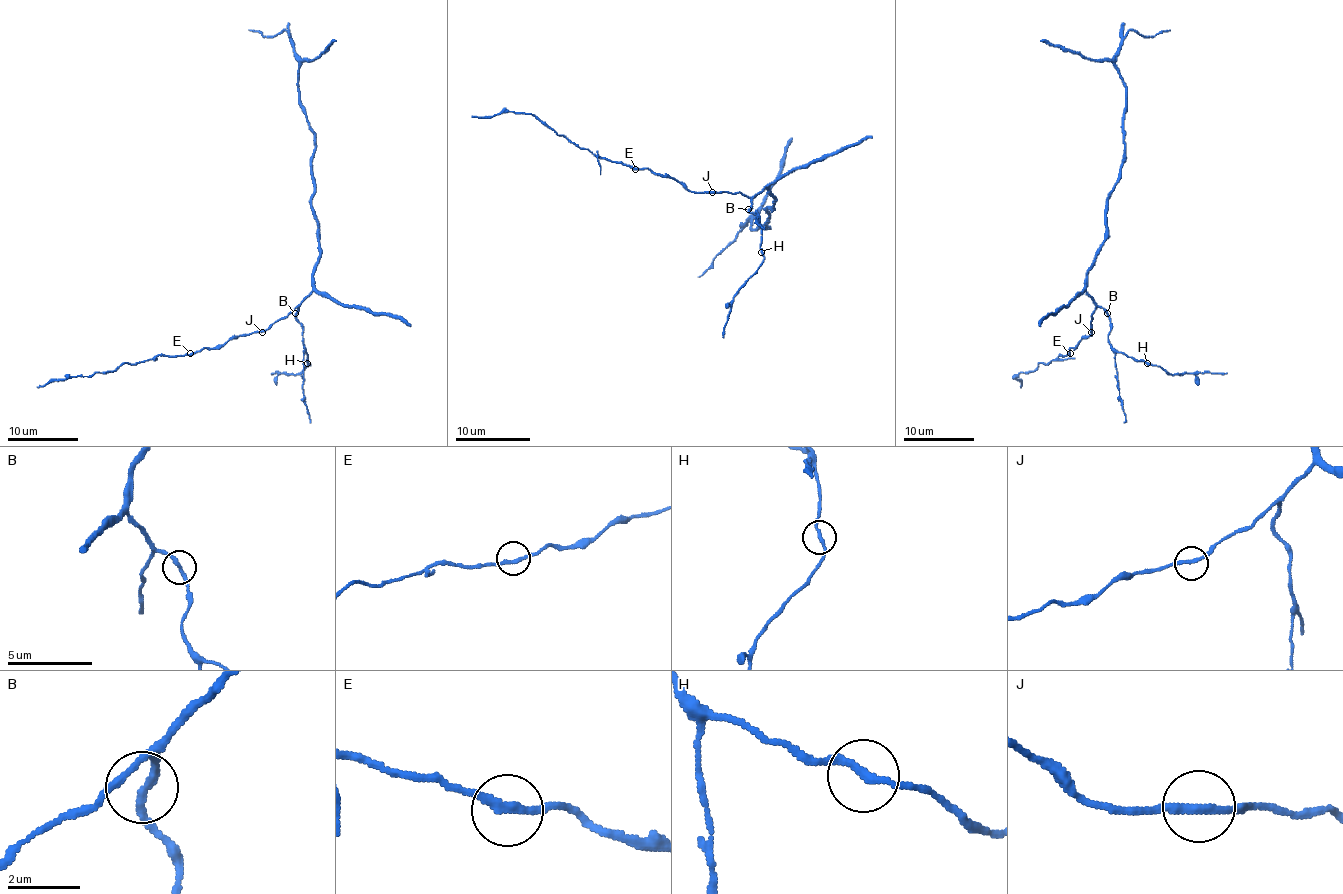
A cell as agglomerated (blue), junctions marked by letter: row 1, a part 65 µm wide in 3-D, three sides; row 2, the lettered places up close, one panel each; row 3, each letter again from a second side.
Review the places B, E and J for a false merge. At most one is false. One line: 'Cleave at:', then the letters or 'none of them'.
Cleave at: none of them

